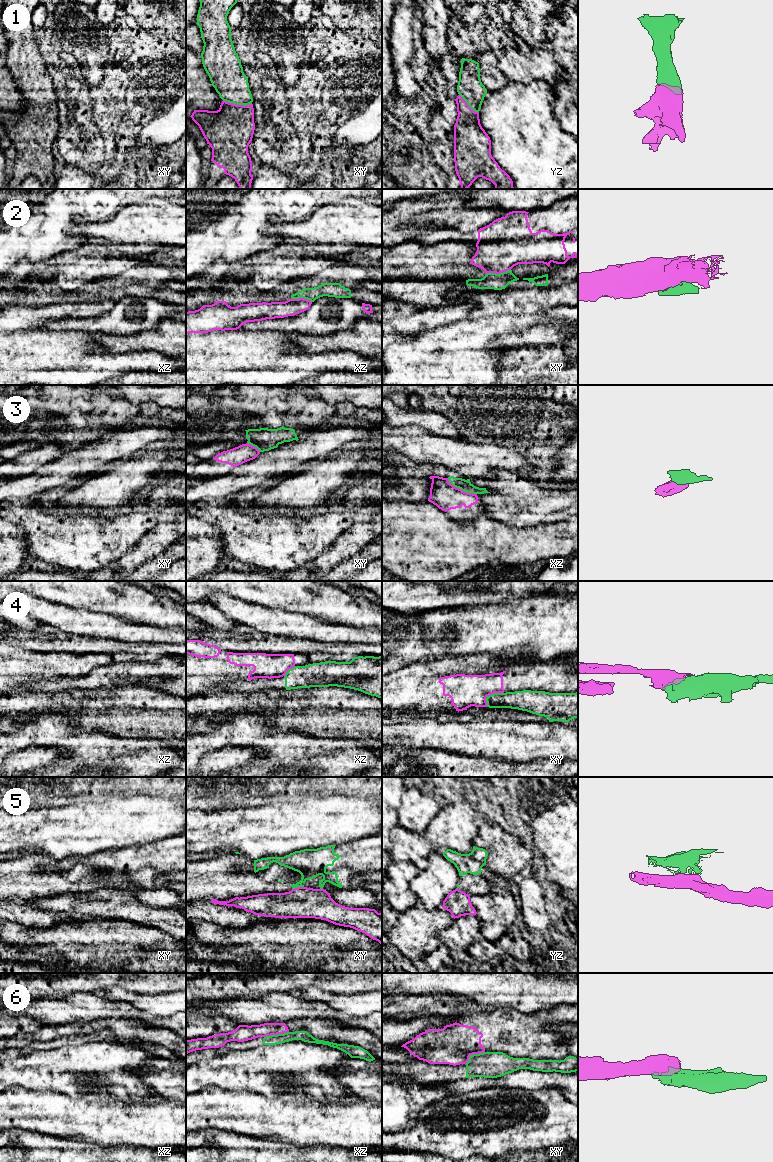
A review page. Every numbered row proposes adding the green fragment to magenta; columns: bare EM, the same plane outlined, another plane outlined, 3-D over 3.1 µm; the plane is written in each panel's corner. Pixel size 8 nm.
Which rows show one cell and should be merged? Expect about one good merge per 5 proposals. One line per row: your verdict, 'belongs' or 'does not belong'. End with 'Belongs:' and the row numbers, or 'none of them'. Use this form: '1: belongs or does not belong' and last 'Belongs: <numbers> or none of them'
1: belongs
2: does not belong
3: does not belong
4: does not belong
5: does not belong
6: does not belong
Belongs: 1

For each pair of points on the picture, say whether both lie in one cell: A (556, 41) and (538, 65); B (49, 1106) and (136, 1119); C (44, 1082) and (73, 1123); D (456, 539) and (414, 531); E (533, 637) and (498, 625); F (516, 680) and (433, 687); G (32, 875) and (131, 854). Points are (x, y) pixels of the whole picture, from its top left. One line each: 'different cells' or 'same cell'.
A: different cells
B: same cell
C: different cells
D: same cell
E: same cell
F: same cell
G: same cell

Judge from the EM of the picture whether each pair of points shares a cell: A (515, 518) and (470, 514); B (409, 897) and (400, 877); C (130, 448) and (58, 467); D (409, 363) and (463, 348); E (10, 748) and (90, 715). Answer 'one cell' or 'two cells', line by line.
A: two cells
B: one cell
C: one cell
D: one cell
E: two cells

